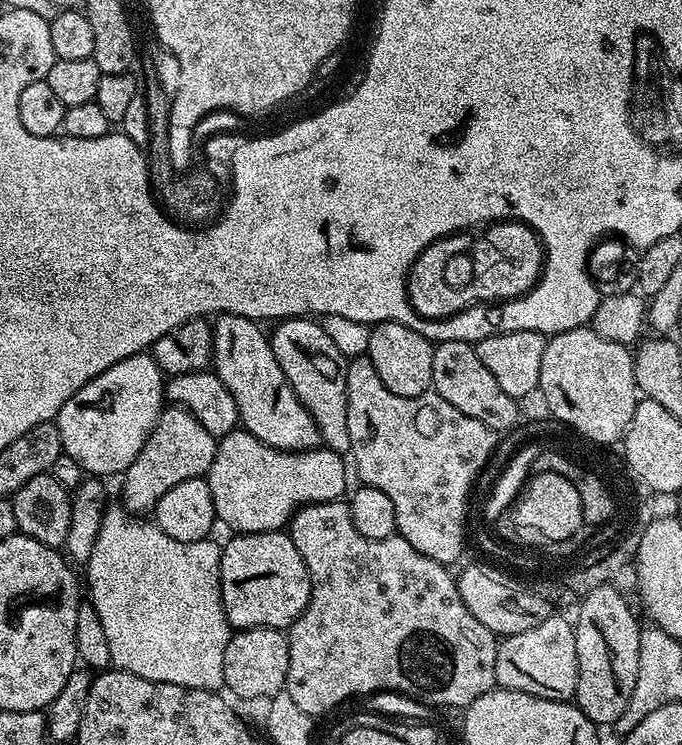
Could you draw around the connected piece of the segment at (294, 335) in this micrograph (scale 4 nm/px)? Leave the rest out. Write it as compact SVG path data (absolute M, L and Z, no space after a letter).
M289 318L279 321L273 328L276 329L271 329L270 339L274 358L278 358L278 366L282 366L282 374L286 374L300 404L306 406L314 418L323 447L329 448L331 452L351 453L350 426L346 423L348 365L345 356L334 346L322 324L315 319Z

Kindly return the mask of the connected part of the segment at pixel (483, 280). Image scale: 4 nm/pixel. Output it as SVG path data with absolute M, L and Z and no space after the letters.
M499 221L491 225L489 230L492 235L497 236L496 248L488 252L487 239L483 235L480 235L471 244L472 270L470 270L470 276L474 280L474 302L478 302L481 306L488 306L495 302L495 305L500 307L508 300L516 300L523 296L526 285L535 281L544 271L546 242L543 241L542 234L532 231L531 228L514 227L507 221Z

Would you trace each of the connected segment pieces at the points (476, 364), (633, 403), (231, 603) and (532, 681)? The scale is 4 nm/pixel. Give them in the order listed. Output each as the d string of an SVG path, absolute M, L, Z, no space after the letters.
M441 340L433 347L434 370L432 371L431 391L437 396L446 398L450 406L462 410L462 414L470 414L470 418L478 418L490 431L503 434L515 427L521 419L521 405L502 386L498 386L494 374L482 366L475 347L466 340Z
M588 326L555 333L544 345L538 392L539 395L544 395L544 400L548 403L553 418L569 424L573 433L579 434L586 441L597 446L612 444L615 440L617 443L628 431L638 403L633 353L629 345L610 342L593 332Z
M287 531L241 532L223 541L220 550L220 593L224 613L233 629L287 630L308 605L312 583L298 546Z
M553 614L542 622L542 626L534 626L534 630L522 630L522 634L505 636L499 641L496 649L496 682L499 687L568 702L575 697L577 678L576 629L571 619Z

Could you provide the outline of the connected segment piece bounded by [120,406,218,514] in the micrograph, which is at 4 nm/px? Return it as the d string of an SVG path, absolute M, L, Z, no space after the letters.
M168 406L163 409L150 434L146 438L146 446L130 462L130 466L122 474L124 489L120 496L122 507L129 514L148 514L155 509L157 502L170 490L170 486L178 486L178 482L186 482L190 478L207 477L210 466L214 462L214 454L218 440L194 418L194 414L185 408Z

